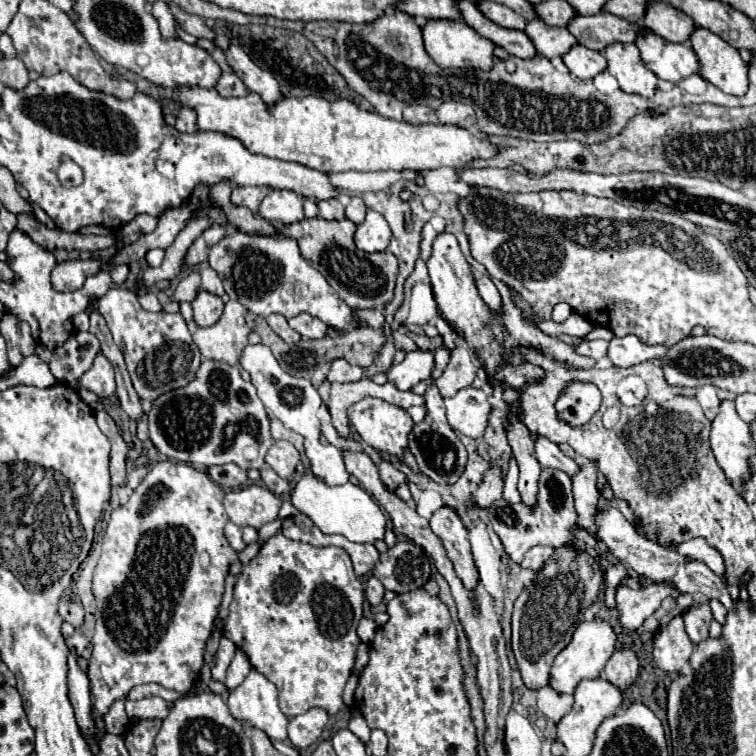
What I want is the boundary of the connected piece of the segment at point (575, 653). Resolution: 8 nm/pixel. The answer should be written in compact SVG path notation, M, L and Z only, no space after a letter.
M594 618L592 622L582 622L580 628L576 628L574 632L572 642L556 656L552 670L550 670L550 686L560 694L572 694L578 682L598 678L604 670L604 664L614 652L614 644L616 644L616 634L612 632L606 620Z

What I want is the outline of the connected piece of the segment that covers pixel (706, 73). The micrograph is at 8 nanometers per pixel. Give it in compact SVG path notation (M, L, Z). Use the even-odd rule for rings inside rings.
M694 28L690 44L700 62L700 76L726 94L742 96L748 90L746 62L738 50L706 28Z

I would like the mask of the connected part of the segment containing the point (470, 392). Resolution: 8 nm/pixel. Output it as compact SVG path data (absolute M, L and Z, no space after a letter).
M462 388L456 396L444 398L446 418L452 430L462 432L470 438L480 438L486 428L490 406L486 402L486 394L478 388Z

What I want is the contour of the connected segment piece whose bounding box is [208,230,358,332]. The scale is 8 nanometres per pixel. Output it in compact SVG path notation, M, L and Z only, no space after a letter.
M236 230L212 246L208 262L224 280L226 294L262 318L268 318L272 312L284 318L308 312L342 332L350 332L358 326L352 320L352 308L336 296L324 276L300 256L296 242L286 236L248 236Z

